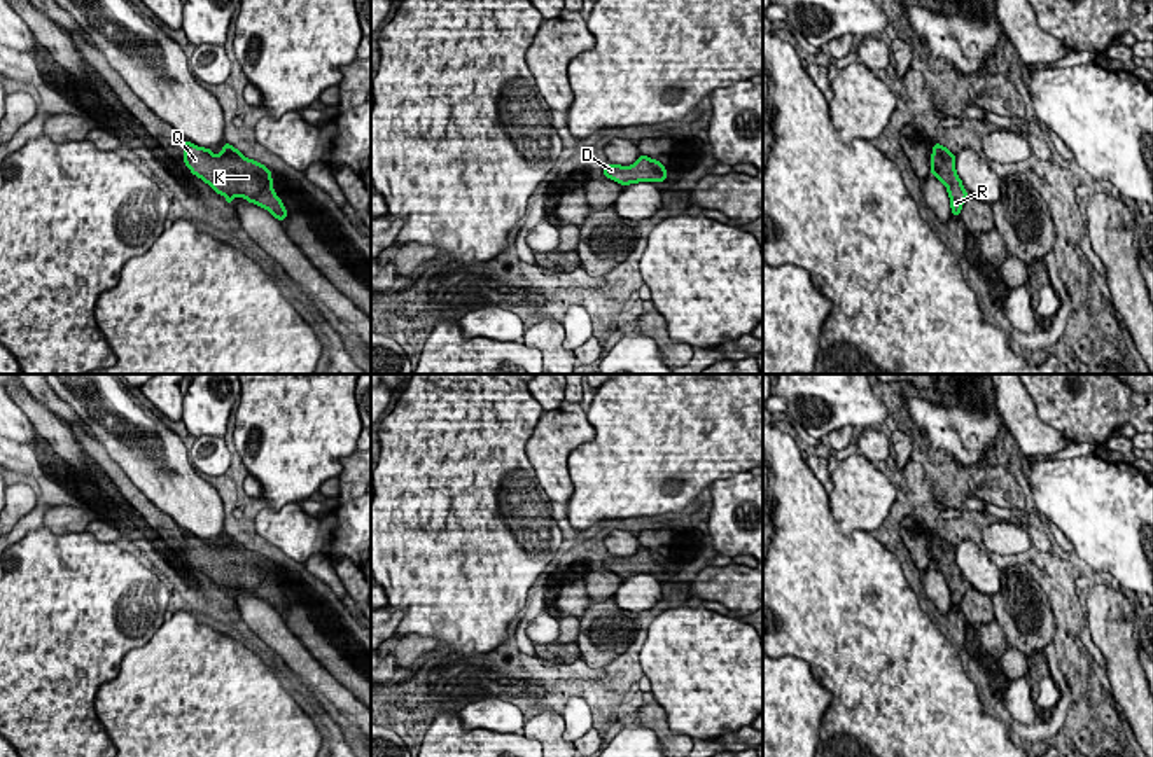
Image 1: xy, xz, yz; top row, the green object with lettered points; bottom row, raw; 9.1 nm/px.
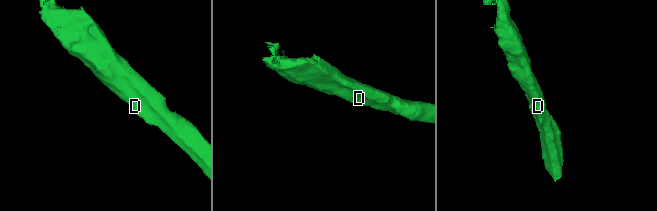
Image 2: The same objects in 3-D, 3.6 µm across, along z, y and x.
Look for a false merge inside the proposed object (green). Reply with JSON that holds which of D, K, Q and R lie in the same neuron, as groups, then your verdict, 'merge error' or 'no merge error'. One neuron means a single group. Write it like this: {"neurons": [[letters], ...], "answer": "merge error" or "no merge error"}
{"neurons": [["D", "K", "Q", "R"]], "answer": "no merge error"}

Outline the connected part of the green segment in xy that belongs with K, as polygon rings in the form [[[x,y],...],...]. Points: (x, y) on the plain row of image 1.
[[[184,531],[184,556],[224,587],[227,596],[234,589],[245,589],[248,594],[268,601],[280,614],[285,612],[287,601],[273,580],[273,565],[264,556],[245,549],[227,533],[217,547],[210,540]]]

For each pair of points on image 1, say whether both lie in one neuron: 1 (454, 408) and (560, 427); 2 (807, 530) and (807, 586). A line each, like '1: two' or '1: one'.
1: two
2: one

